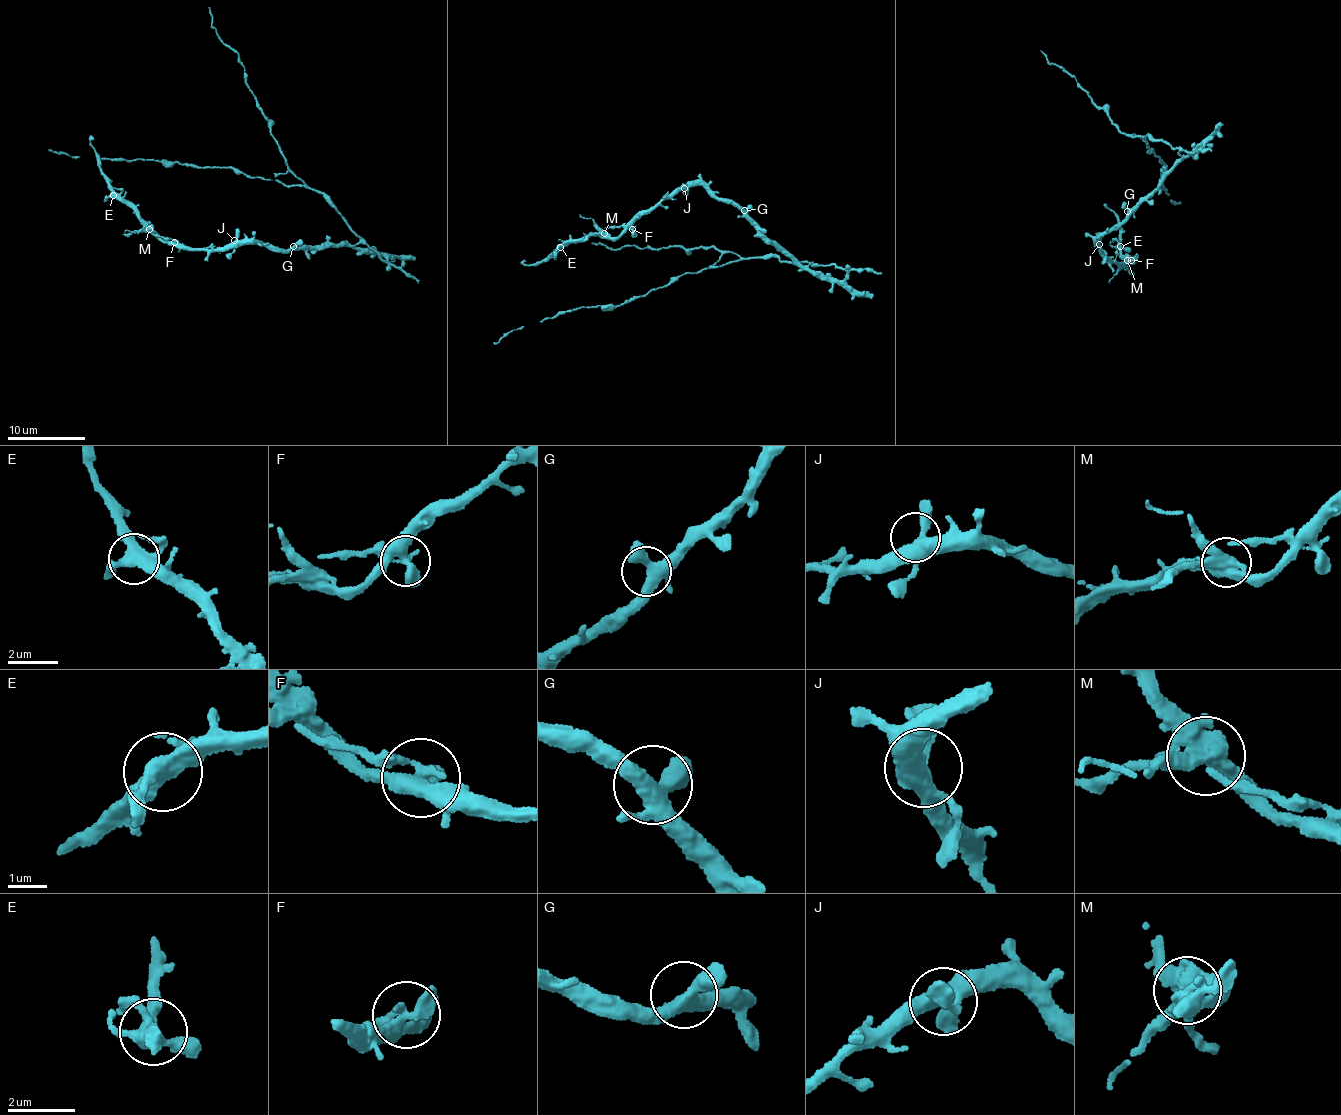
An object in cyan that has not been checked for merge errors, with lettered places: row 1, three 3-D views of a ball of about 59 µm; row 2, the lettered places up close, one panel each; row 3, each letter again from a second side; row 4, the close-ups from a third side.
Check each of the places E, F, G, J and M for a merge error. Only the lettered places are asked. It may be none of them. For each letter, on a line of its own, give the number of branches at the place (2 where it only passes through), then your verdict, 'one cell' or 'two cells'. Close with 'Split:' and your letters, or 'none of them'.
E: 4 branches meet; one cell
F: 3 branches meet; two cells
G: 4 branches meet; one cell
J: 4 branches meet; one cell
M: 4 branches meet; two cells
Split: F, M

